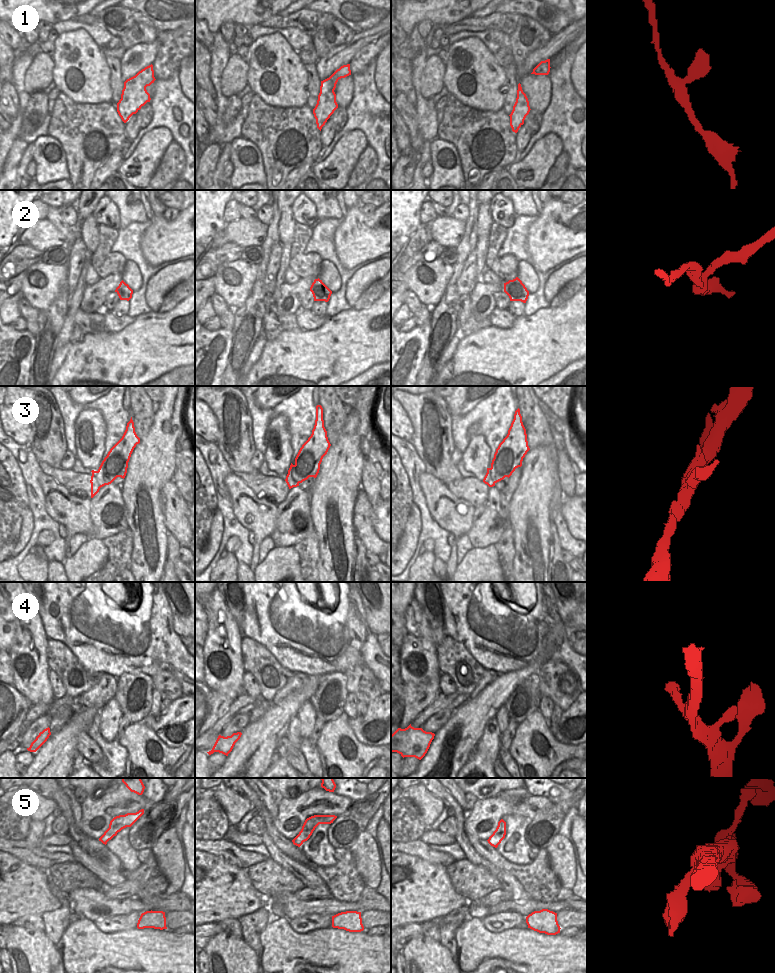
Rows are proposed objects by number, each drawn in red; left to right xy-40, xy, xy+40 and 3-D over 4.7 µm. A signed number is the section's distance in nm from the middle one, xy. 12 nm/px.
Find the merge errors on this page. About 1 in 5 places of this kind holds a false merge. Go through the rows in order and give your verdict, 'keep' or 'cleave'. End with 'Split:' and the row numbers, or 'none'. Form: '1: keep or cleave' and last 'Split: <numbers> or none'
1: keep
2: cleave
3: keep
4: keep
5: keep
Split: 2

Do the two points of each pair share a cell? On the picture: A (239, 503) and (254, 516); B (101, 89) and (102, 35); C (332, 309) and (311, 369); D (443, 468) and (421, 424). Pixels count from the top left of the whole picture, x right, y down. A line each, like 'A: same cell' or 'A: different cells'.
A: same cell
B: different cells
C: different cells
D: same cell

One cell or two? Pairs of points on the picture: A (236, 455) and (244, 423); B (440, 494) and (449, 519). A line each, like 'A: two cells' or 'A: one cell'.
A: one cell
B: one cell

